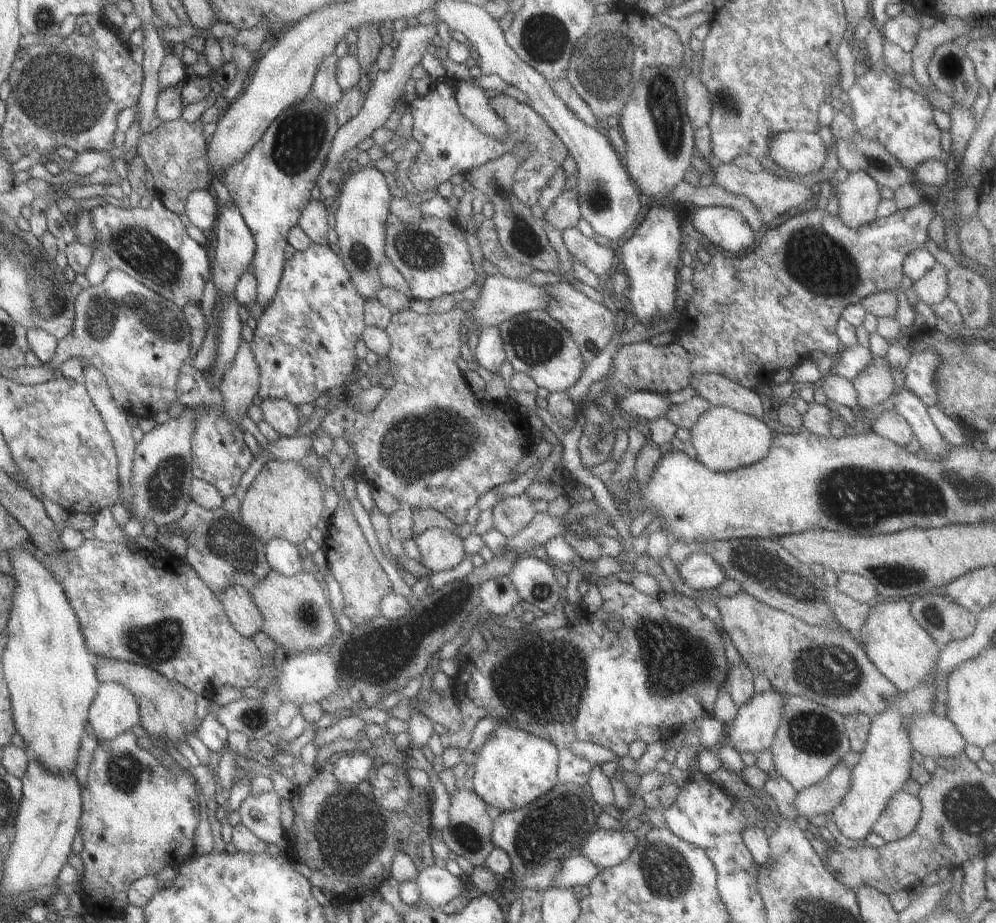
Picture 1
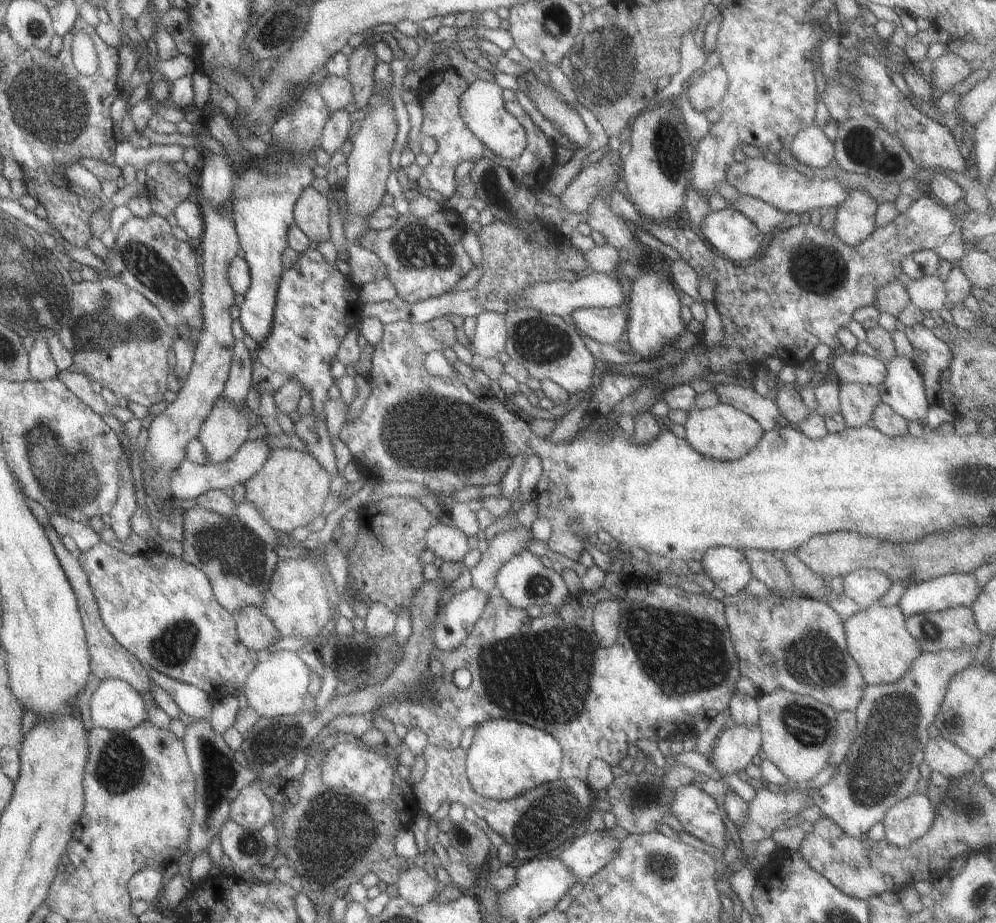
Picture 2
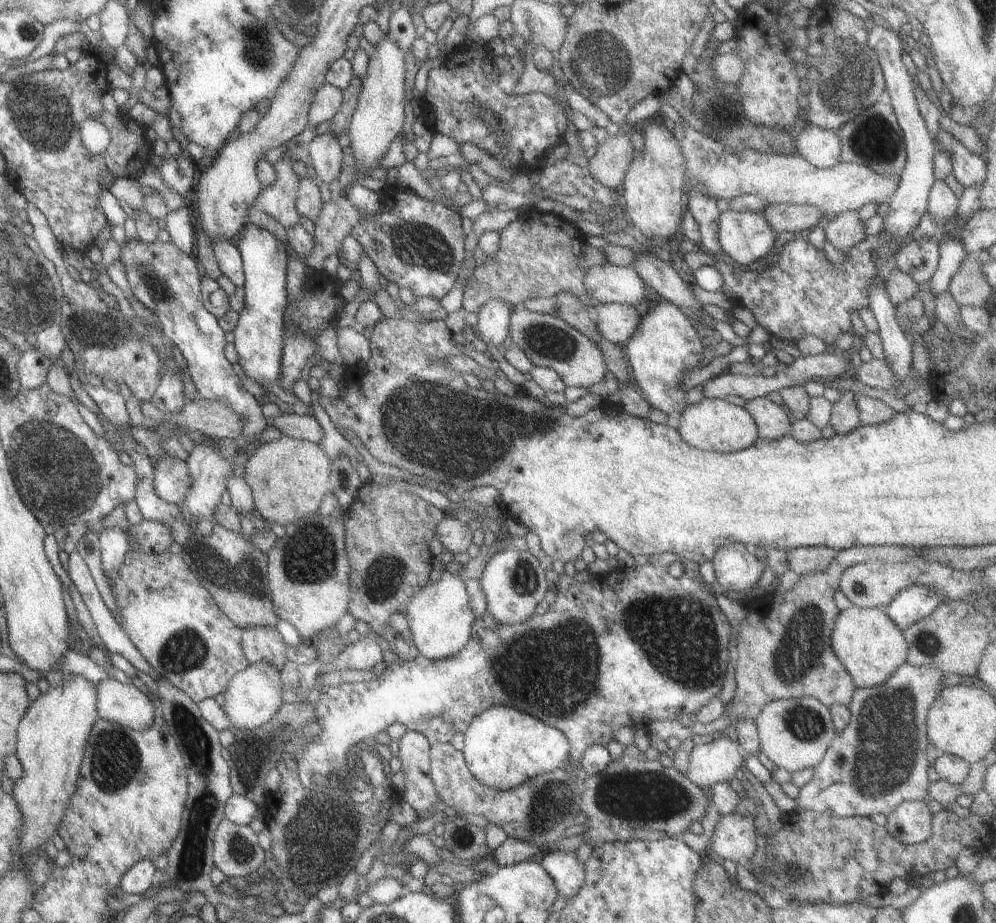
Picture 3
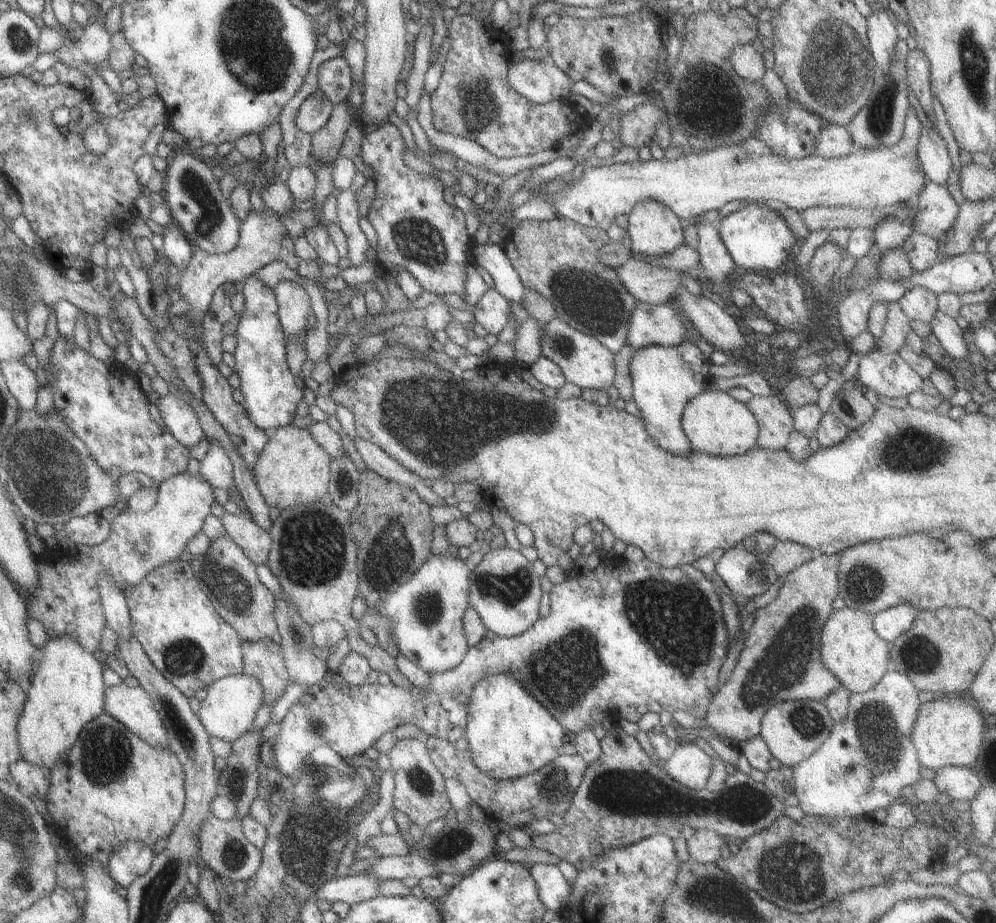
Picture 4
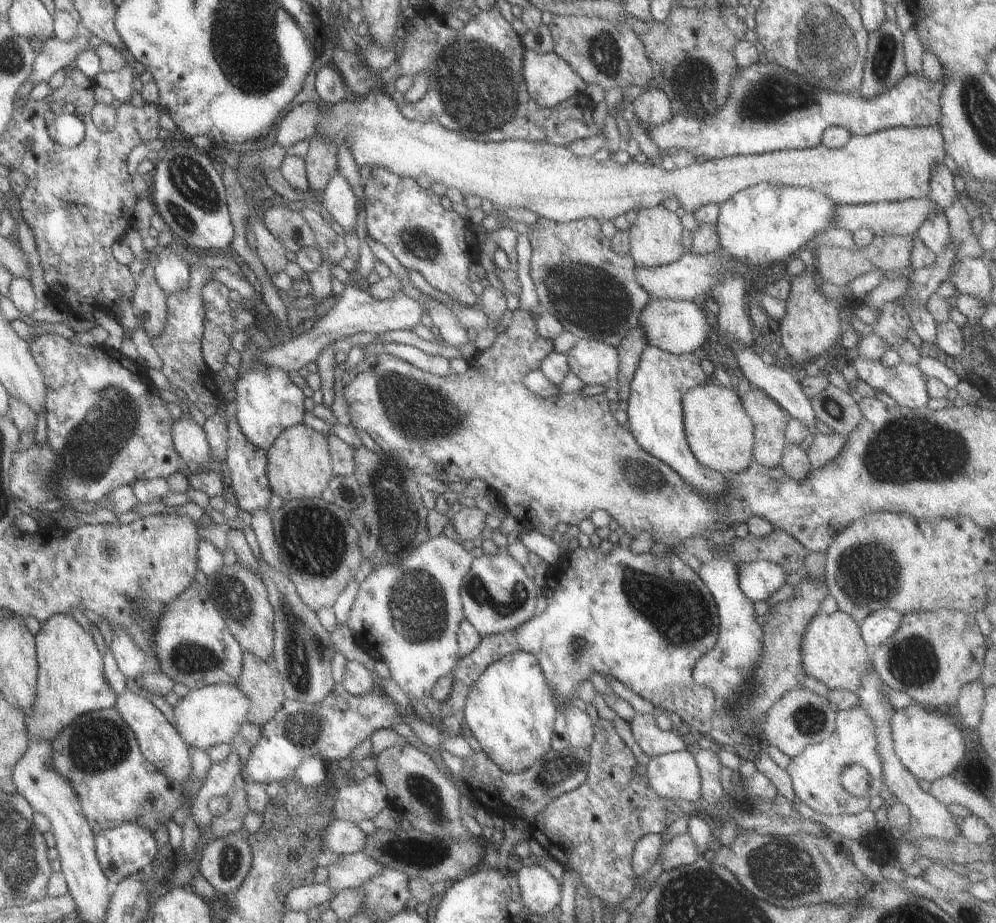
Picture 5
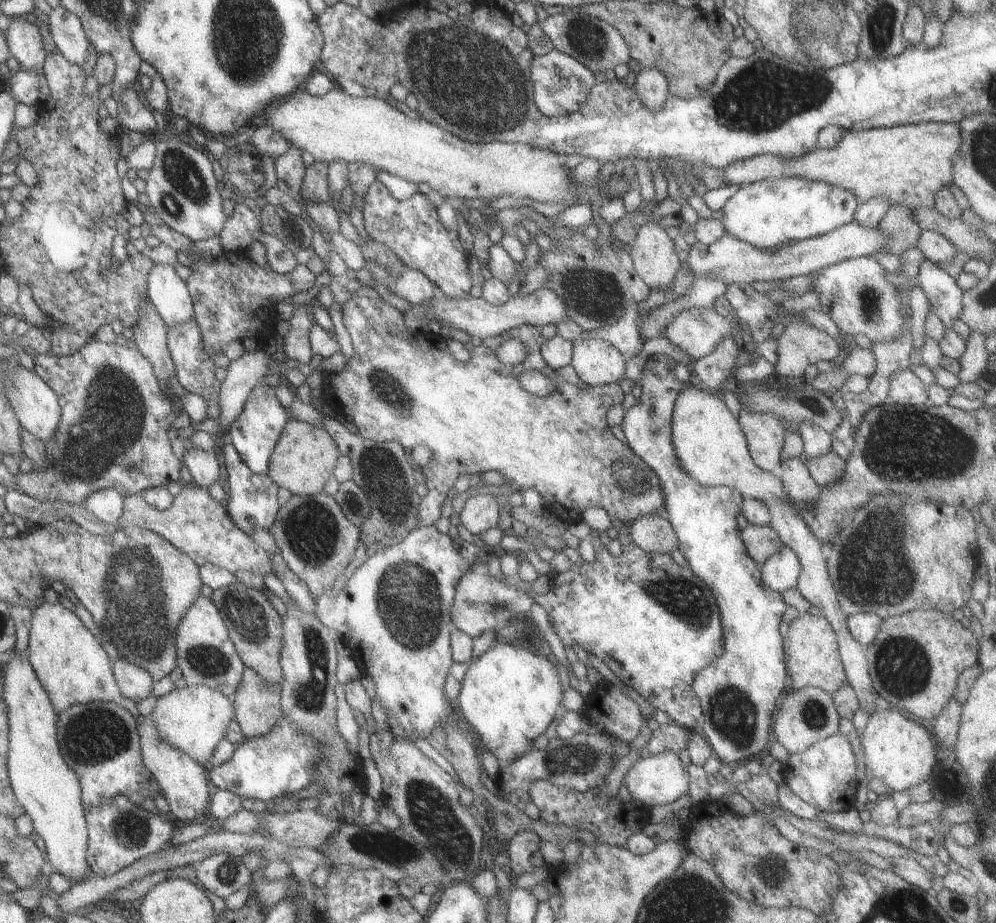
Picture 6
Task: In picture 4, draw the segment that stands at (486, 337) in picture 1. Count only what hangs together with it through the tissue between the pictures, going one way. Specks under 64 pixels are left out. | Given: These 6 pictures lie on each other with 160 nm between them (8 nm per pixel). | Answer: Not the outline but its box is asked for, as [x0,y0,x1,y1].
[473,288,509,335]

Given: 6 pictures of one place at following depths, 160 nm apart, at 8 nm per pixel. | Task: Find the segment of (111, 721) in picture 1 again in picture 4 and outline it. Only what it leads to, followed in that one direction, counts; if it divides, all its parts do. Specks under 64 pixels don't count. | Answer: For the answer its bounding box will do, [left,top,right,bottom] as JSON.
[103,681,168,747]

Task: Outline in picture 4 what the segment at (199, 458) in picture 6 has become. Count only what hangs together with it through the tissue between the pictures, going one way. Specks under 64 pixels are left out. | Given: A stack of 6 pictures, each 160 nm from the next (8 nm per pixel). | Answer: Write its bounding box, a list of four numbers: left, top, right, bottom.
[154,393,206,448]

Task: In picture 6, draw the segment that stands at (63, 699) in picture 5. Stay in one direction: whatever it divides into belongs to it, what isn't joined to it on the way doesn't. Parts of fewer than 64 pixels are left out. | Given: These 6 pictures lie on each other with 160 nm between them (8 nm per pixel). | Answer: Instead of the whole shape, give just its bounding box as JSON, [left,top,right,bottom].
[26,602,136,715]

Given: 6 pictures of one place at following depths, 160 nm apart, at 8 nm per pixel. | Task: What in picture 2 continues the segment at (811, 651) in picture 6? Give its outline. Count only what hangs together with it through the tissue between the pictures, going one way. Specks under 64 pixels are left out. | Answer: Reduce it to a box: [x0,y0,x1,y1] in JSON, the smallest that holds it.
[842,603,922,685]

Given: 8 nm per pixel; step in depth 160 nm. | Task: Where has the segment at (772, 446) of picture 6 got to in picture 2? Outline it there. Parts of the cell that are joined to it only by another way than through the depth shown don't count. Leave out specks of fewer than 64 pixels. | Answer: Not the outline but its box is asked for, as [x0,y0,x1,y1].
[712,384,779,432]

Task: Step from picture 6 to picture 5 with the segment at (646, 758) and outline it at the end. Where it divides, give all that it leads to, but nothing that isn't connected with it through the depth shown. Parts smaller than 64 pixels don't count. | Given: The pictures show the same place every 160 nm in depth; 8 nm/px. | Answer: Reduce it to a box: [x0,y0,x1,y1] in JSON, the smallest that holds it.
[643,749,700,801]

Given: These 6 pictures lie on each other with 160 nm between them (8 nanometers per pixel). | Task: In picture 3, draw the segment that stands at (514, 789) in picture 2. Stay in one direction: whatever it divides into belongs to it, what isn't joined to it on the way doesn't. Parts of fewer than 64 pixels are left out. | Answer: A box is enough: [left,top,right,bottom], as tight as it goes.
[461,705,568,791]

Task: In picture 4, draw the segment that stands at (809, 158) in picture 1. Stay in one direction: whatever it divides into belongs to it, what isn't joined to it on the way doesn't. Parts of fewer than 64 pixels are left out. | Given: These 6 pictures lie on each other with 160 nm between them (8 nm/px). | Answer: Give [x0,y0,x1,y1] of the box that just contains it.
[813,124,854,159]

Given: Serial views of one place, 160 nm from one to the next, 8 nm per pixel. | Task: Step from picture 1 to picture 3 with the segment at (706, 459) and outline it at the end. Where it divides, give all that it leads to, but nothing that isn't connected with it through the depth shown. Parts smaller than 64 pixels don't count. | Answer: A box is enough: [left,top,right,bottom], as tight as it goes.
[672,397,758,453]

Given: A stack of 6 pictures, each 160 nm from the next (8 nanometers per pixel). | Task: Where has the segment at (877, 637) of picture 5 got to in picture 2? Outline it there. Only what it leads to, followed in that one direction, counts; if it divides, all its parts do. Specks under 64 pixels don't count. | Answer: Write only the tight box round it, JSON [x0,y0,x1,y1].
[895,573,980,618]

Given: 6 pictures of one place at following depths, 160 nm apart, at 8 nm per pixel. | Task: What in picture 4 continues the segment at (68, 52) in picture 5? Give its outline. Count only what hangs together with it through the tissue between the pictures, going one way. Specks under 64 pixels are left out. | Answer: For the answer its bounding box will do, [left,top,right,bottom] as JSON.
[72,6,111,65]

